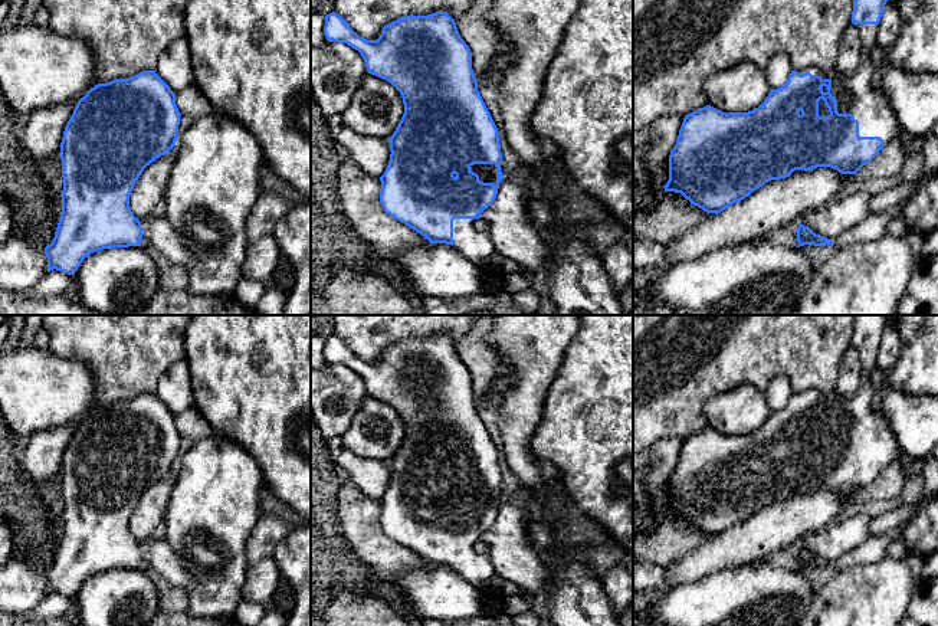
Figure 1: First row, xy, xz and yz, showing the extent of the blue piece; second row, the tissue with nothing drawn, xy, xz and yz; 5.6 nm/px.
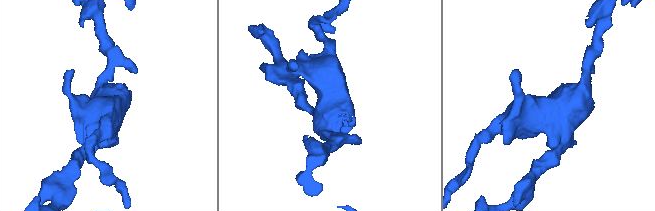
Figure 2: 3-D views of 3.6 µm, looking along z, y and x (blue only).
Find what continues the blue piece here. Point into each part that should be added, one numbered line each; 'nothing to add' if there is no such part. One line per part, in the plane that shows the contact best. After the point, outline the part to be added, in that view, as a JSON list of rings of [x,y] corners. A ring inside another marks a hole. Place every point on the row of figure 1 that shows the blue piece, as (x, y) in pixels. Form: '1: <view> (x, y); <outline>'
1: yz (853, 92); [[[857,24],[862,55],[857,69],[846,75],[837,69],[821,71],[809,66],[800,75],[810,72],[832,81],[832,96],[837,101],[839,114],[852,114],[859,121],[860,137],[880,137],[883,145],[899,137],[901,128],[885,94],[872,88],[873,62],[870,47],[876,43],[879,24]]]

